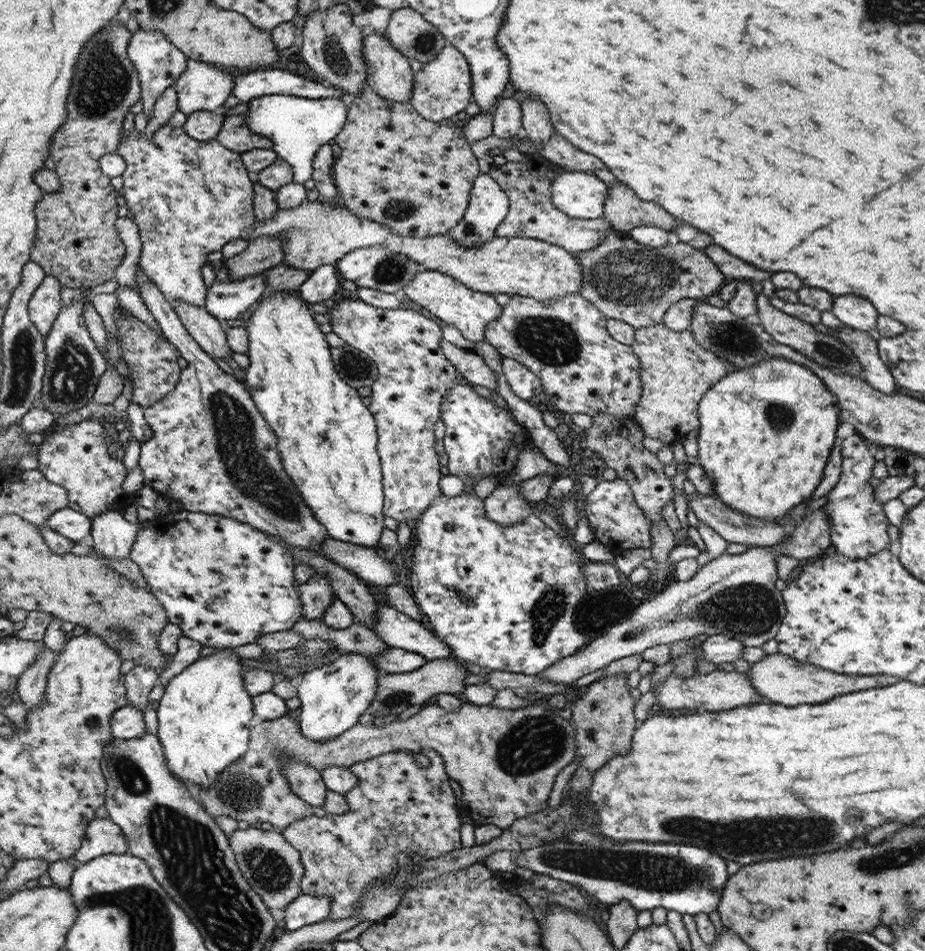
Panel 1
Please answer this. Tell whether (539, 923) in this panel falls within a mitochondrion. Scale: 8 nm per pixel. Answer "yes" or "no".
no

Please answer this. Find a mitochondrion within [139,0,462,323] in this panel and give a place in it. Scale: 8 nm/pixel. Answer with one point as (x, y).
(335, 57)

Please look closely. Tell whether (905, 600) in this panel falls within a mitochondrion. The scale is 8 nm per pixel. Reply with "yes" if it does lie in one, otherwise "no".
no

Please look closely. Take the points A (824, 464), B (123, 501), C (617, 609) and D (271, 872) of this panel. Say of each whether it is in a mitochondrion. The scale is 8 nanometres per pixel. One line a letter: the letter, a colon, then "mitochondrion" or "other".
A: other
B: other
C: mitochondrion
D: mitochondrion

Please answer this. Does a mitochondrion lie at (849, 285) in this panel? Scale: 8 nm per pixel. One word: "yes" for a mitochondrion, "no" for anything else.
no

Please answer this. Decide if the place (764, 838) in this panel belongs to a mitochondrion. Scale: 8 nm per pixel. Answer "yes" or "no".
yes

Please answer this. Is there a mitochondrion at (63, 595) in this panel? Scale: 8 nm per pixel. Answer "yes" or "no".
no

